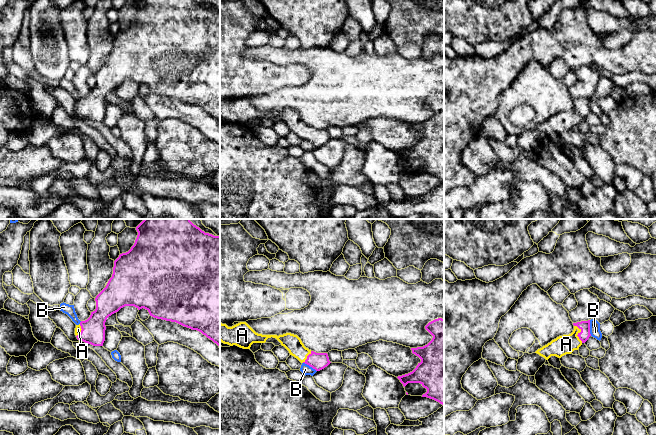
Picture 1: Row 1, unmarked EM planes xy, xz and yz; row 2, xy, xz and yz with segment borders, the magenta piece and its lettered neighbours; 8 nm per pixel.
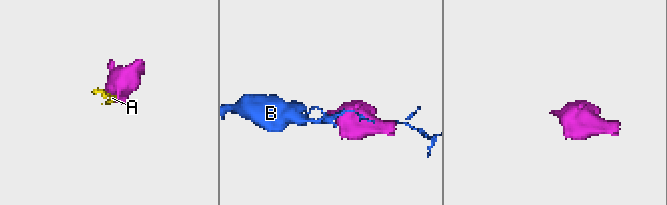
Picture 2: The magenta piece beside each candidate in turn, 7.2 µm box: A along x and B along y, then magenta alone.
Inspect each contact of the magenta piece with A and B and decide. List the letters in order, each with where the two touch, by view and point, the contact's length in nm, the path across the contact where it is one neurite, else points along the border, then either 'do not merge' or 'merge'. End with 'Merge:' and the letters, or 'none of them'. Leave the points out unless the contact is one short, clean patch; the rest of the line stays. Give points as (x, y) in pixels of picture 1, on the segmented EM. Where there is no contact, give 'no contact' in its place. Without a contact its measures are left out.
A: meets magenta in yz at (579, 333); contact 160 nm long; runs through yz (584, 335), (579, 333), (566, 344); merge
B: meets magenta in yz at (589, 328); contact 130 nm long; border along yz (589, 320), (589, 333), (591, 335); do not merge
Merge: A

